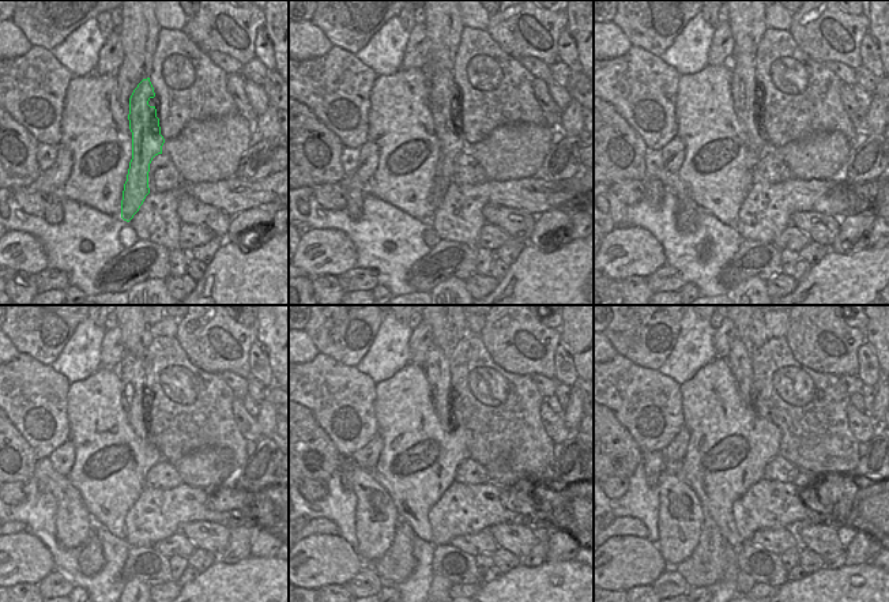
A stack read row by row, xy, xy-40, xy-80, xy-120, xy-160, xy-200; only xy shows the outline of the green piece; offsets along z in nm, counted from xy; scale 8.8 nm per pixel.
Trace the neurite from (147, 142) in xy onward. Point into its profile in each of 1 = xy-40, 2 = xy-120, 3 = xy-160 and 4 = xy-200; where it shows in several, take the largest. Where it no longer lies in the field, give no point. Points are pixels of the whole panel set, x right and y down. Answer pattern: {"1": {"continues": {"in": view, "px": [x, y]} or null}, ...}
{"1": {"continues": {"in": "xy-40", "px": [441, 90]}}, "2": {"continues": {"in": "xy-120", "px": [135, 398]}}, "3": {"continues": {"in": "xy-160", "px": [436, 365]}}, "4": {"continues": {"in": "xy-200", "px": [739, 360]}}}

